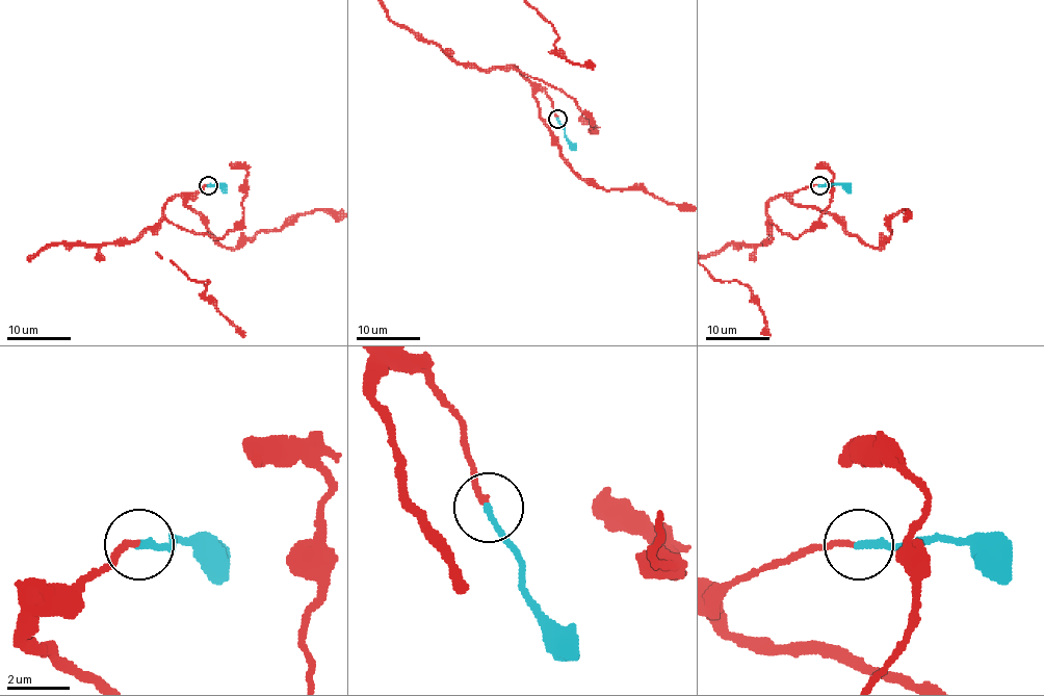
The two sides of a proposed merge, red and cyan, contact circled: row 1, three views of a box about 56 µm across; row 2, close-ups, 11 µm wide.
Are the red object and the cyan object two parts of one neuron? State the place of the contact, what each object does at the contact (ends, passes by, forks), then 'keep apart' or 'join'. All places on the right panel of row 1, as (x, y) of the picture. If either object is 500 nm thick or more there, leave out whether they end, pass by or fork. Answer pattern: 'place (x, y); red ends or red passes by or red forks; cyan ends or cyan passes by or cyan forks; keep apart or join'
place (819, 185); red ends; cyan ends; join

